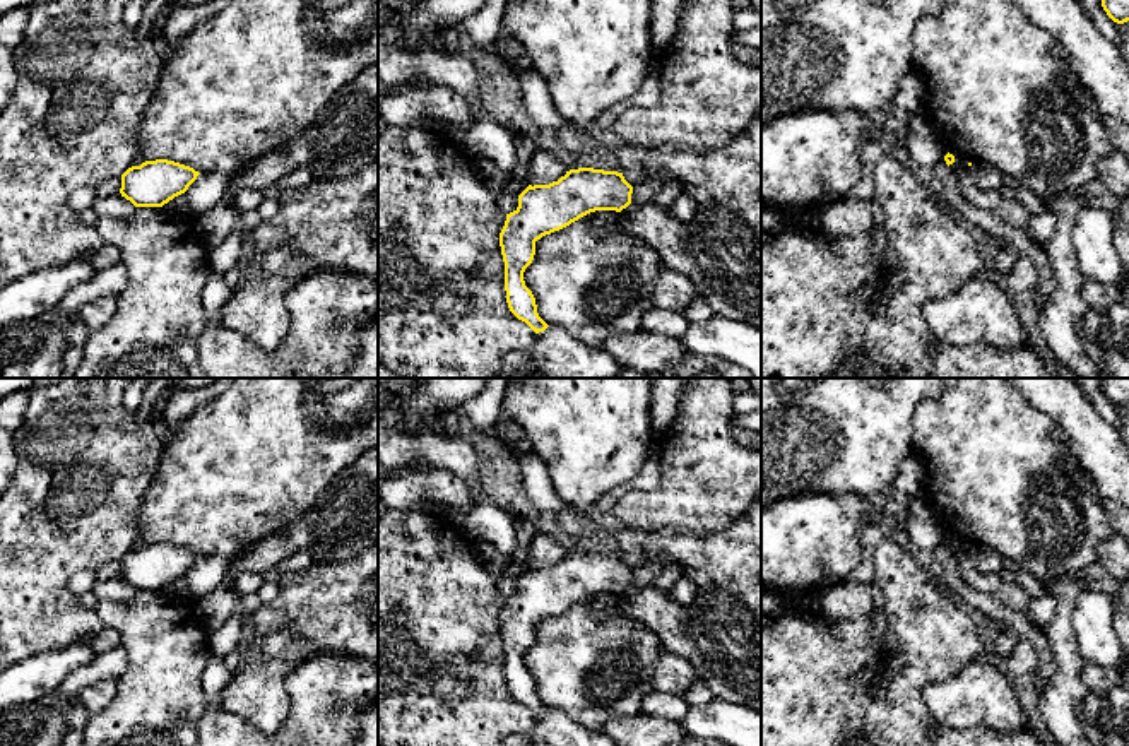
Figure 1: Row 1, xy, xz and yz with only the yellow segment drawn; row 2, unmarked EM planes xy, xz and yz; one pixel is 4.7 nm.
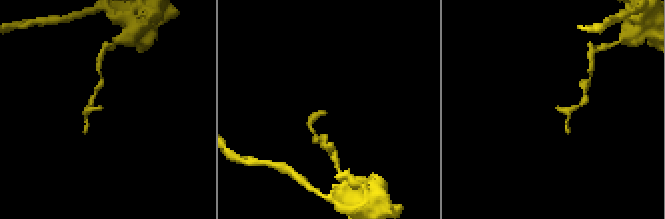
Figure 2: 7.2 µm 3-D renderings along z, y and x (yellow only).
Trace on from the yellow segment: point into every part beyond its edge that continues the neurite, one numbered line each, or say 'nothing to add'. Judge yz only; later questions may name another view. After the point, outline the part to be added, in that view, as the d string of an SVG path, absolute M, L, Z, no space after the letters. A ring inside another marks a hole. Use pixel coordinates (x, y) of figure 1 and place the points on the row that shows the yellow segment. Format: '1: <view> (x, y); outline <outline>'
nothing to add

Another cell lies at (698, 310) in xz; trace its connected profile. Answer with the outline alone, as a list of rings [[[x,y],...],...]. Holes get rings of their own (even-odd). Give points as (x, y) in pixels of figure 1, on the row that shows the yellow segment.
[[[700,294],[693,299],[693,303],[683,313],[689,323],[701,323],[715,315],[708,301]]]

